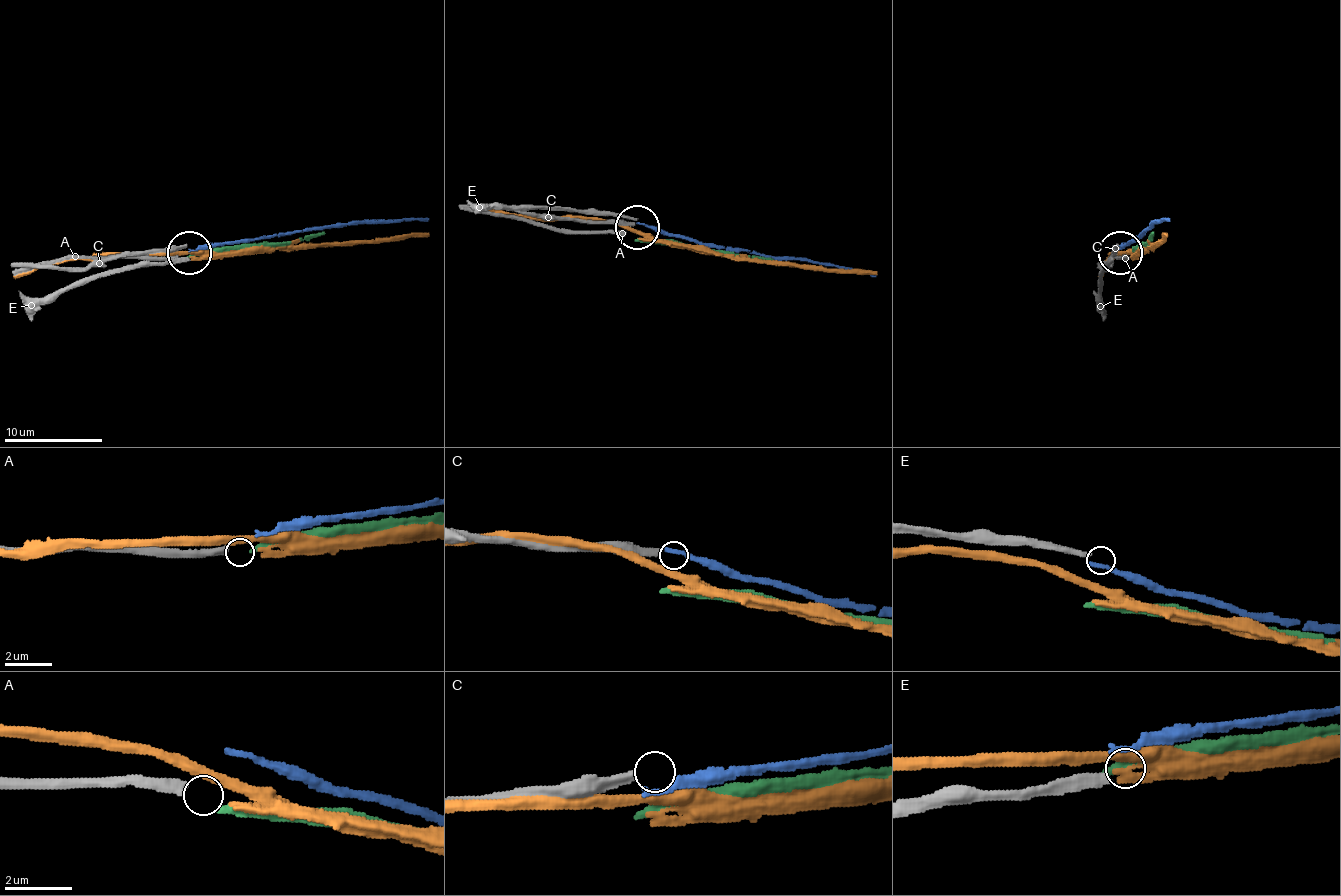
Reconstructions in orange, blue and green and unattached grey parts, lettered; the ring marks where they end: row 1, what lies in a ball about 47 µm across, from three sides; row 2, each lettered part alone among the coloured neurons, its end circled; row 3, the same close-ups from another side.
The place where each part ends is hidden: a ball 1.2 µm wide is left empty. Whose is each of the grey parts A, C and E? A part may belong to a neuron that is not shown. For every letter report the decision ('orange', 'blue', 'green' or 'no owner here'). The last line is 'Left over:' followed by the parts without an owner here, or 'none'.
A: no owner here
C: no owner here
E: no owner here
Left over: A, C, E

